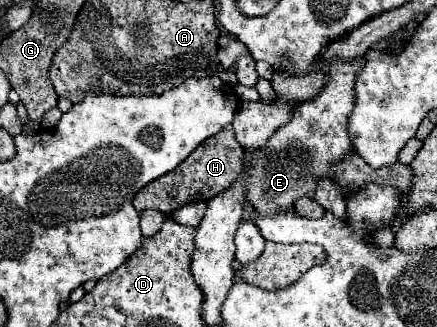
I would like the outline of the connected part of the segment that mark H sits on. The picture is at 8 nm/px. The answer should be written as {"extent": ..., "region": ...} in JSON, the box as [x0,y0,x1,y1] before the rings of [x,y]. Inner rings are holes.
{"extent":[132,125,244,215],"region":[[[228,125],[228,127],[224,127],[224,131],[210,137],[208,141],[204,141],[184,163],[180,163],[178,169],[162,175],[160,179],[154,179],[144,189],[140,189],[136,193],[132,205],[136,207],[136,211],[156,209],[156,211],[162,211],[164,215],[170,215],[188,203],[208,201],[214,195],[222,193],[230,183],[234,183],[234,179],[242,171],[242,157],[244,157],[244,149],[234,139],[232,125]]]}

